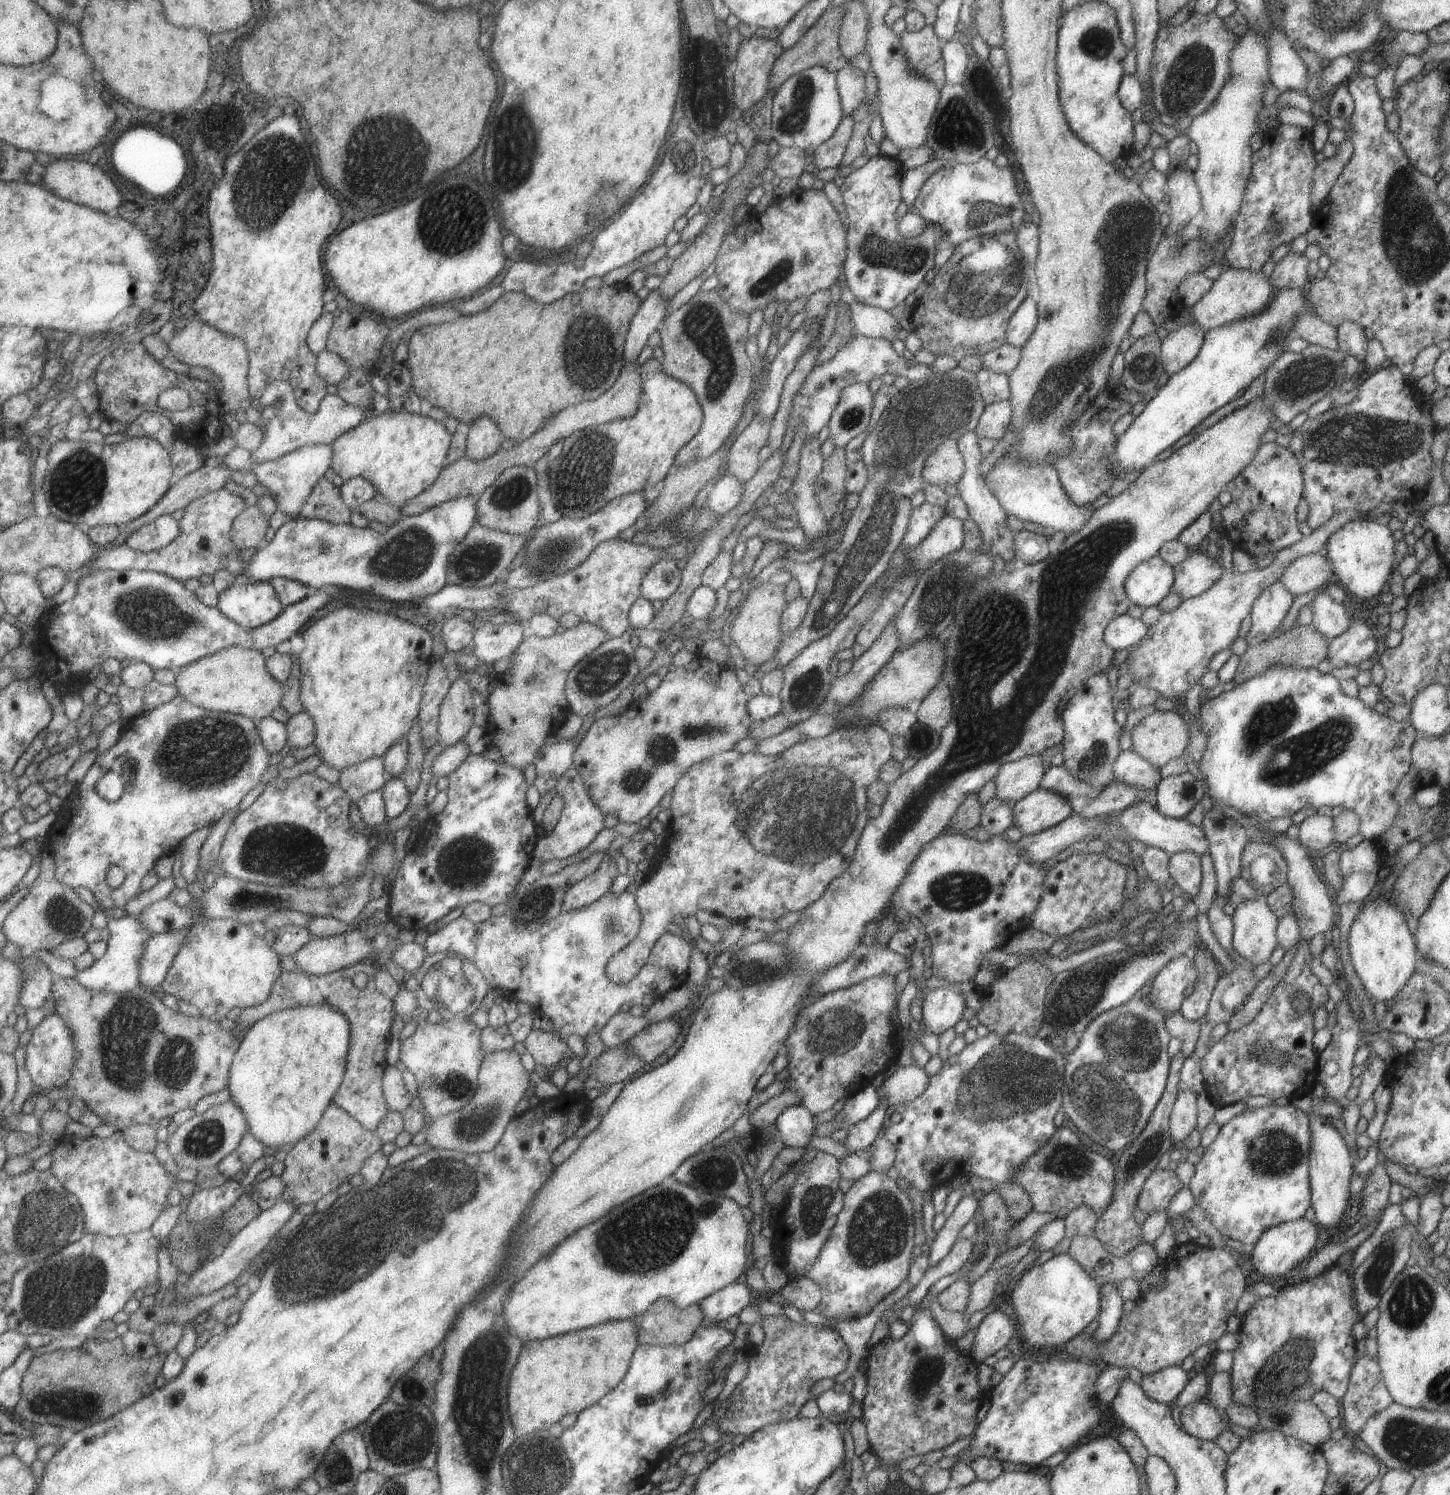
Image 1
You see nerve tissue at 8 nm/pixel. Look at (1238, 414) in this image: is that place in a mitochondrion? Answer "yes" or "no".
no

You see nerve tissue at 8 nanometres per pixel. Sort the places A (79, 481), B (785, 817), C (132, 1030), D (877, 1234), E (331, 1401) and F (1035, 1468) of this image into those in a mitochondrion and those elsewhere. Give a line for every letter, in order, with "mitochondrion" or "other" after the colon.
A: mitochondrion
B: mitochondrion
C: mitochondrion
D: mitochondrion
E: other
F: other

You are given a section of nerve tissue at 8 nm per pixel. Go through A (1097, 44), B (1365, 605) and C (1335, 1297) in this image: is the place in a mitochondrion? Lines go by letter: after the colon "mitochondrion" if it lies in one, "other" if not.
A: mitochondrion
B: other
C: other

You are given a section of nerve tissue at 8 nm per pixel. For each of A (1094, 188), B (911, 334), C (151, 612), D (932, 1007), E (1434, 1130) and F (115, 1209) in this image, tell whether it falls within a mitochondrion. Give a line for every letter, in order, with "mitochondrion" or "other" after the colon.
A: other
B: other
C: mitochondrion
D: other
E: other
F: mitochondrion

